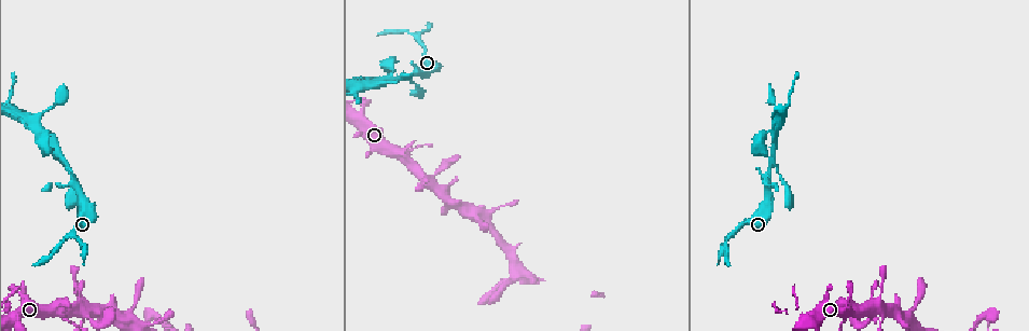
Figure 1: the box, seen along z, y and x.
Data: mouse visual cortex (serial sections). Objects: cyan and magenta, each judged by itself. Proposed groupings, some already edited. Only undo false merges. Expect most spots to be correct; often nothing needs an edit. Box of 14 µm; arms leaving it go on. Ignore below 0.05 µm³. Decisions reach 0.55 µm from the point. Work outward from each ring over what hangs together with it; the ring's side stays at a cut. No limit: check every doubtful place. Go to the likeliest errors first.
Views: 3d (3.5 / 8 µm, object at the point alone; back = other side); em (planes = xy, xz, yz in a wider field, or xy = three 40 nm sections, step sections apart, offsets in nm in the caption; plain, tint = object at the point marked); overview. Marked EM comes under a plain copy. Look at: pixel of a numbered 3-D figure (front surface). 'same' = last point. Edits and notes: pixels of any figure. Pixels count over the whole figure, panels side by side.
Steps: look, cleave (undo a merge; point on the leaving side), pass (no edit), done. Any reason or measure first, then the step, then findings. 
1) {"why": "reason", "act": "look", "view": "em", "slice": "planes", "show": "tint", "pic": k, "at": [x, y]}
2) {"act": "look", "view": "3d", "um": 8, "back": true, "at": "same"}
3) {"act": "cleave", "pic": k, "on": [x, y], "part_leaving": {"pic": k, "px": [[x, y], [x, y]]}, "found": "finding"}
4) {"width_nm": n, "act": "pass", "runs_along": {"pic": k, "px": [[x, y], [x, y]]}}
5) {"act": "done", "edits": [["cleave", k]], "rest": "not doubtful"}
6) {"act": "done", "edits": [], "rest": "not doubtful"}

{"why": "three arms meet", "act": "look", "view": "3d", "um": 3.5, "pic": 1, "at": [411, 80]}

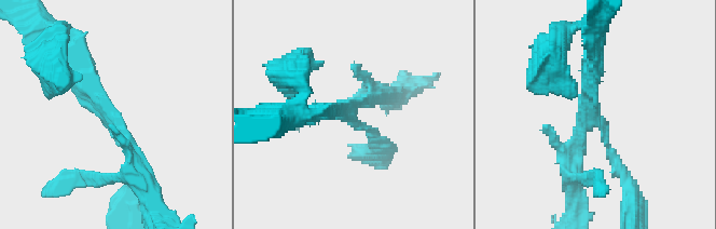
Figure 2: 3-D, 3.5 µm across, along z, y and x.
{"arms": 3, "arm_widths_nm": [150, 200, 250], "act": "look", "view": "em", "slice": "planes", "show": "tint", "pic": 2, "at": [353, 107]}

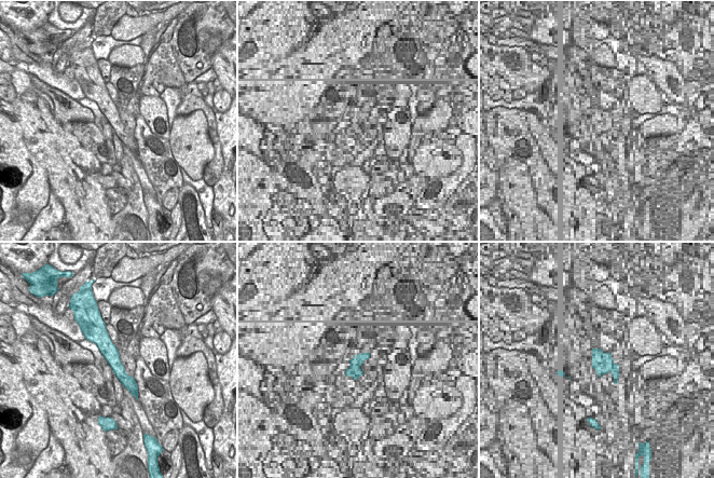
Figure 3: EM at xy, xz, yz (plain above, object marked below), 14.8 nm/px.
{"act": "pass", "runs_along": {"pic": 3, "px": [[96, 336], [134, 392]]}, "found": "one cell here"}

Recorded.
{"why": "narrows sharply", "act": "look", "view": "3d", "um": 3.5, "pic": 1, "at": [727, 239]}

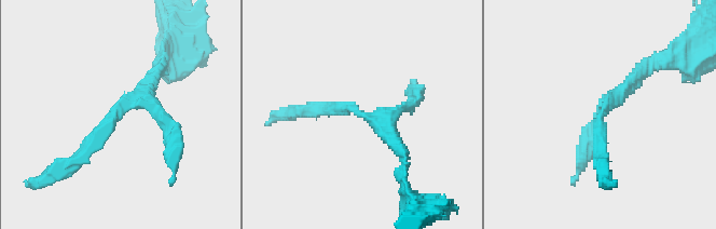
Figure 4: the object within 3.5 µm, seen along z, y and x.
{"why": "now the EM", "act": "look", "view": "em", "slice": "xy", "step": 2, "show": "tint", "pic": 4, "at": [605, 113]}

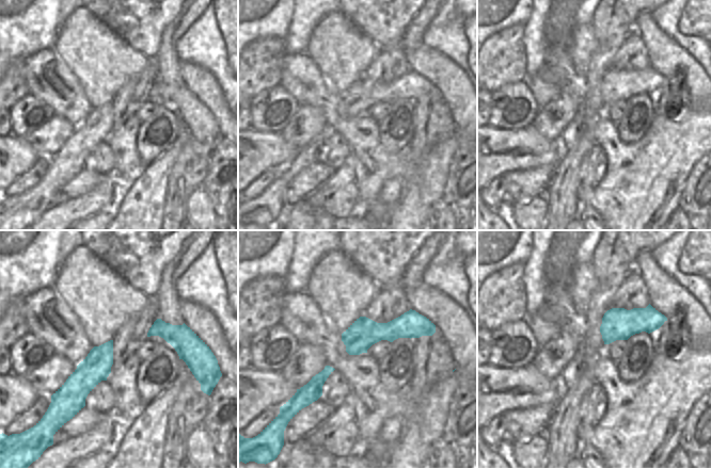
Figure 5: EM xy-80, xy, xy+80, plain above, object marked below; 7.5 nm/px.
{"act": "pass", "runs_along": {"pic": 4, "px": [[157, 69], [71, 165]]}, "found": "one cell here"}

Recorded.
{"why": "a narrow waist", "act": "look", "view": "3d", "um": 8, "pic": 1, "at": [39, 130]}

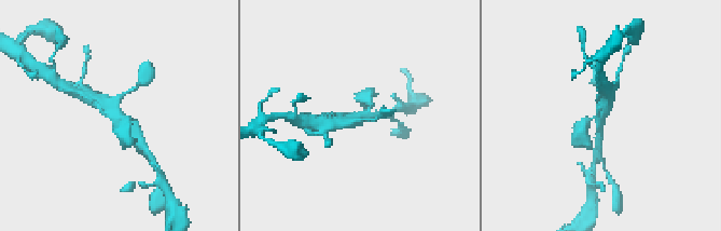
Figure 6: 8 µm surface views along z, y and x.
{"arms": 4, "arm_widths_nm": [150, 250, 350, 400], "act": "look", "view": "em", "slice": "xy", "step": 5, "show": "tint", "pic": 6, "at": [600, 117]}

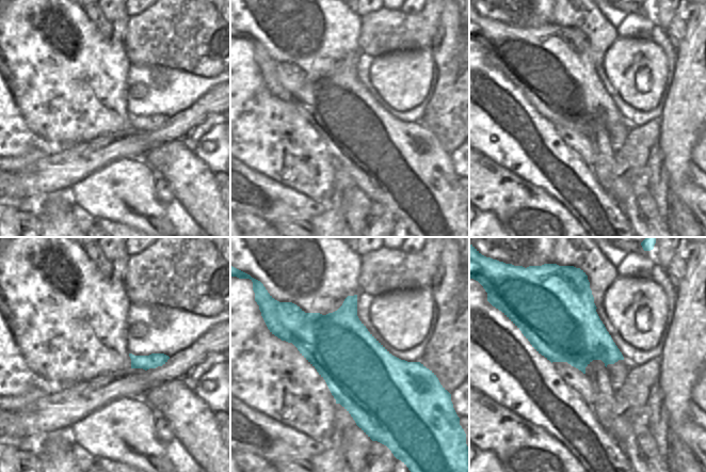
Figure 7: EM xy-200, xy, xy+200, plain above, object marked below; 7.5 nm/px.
{"act": "pass", "runs_along": {"pic": 6, "px": [[141, 145], [119, 116], [98, 98]]}, "found": "continuous, no second cell"}

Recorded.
{"act": "done", "edits": [], "rest": "not doubtful"}

